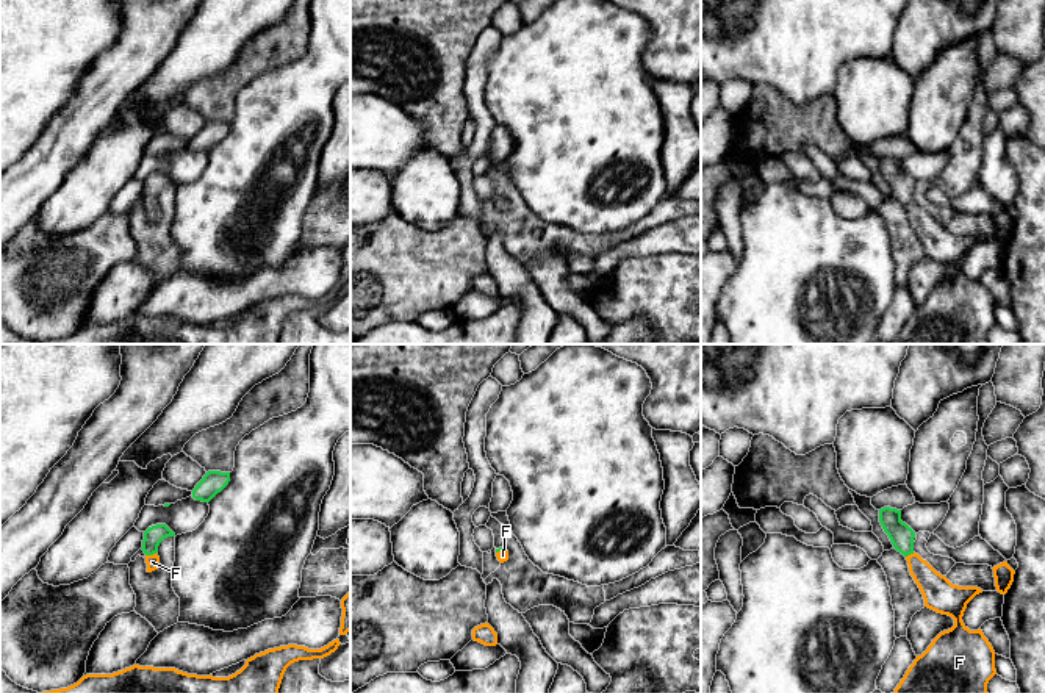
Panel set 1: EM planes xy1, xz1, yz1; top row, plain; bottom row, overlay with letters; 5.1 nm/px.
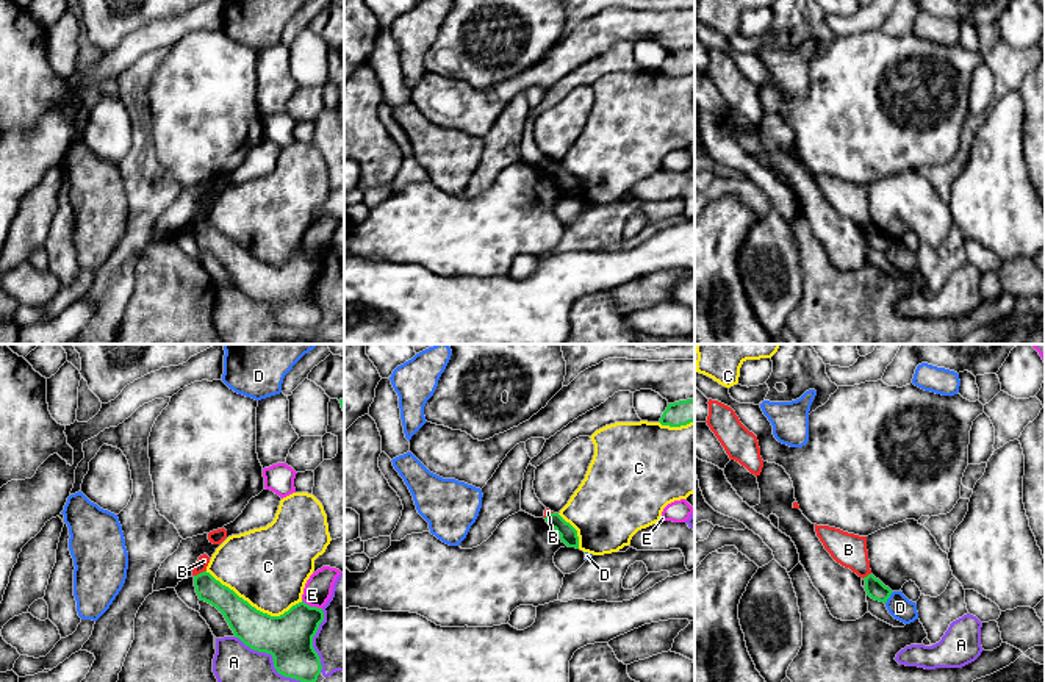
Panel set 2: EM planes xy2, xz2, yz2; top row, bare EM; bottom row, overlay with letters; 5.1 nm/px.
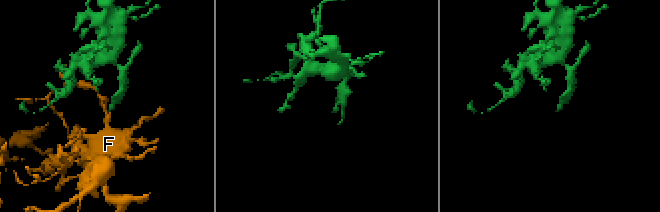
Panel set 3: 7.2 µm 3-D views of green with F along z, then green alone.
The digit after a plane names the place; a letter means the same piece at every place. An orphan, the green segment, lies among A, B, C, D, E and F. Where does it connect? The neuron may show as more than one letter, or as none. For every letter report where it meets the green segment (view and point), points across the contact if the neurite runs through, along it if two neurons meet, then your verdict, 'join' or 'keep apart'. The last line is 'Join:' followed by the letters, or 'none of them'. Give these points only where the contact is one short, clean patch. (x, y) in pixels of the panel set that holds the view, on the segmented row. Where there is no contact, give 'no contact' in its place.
A: meets green in xy2 at (272, 657); keep apart
B: meets green in xy2 at (201, 573); border along xy2 (205, 570), (194, 576); keep apart
C: meets green in xy2 at (254, 607); keep apart
D: meets green in yz2 at (889, 596); keep apart
E: meets green in xy2 at (312, 607); keep apart
F: meets green in xy1 at (150, 554); runs through xy1 (154, 535), (150, 554), (152, 562); join
Join: F

